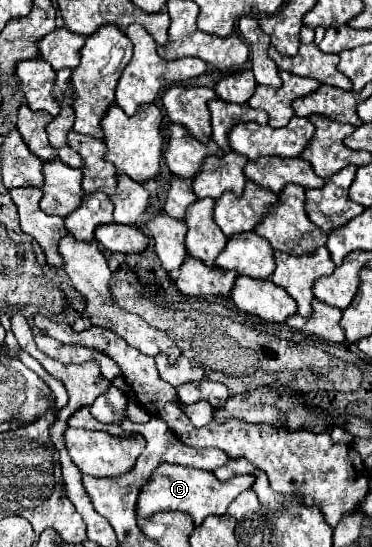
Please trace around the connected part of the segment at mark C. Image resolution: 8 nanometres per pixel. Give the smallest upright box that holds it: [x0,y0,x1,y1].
[137,463,255,525]

